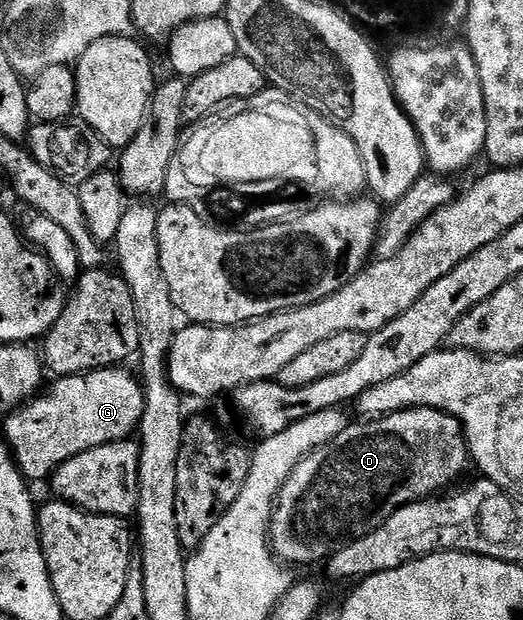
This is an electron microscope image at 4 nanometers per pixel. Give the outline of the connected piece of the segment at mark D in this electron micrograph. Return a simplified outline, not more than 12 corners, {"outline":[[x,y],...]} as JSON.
{"outline":[[442,409],[344,432],[270,517],[287,566],[329,561],[450,487],[466,436]]}

